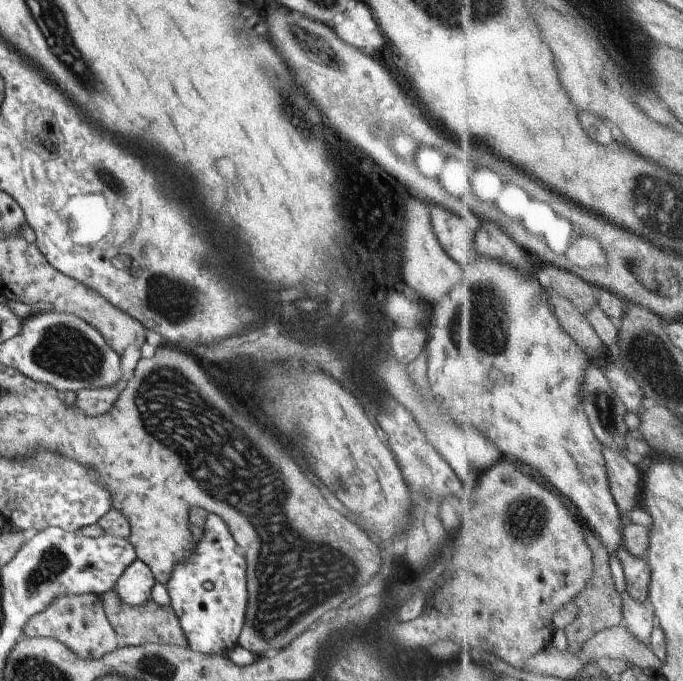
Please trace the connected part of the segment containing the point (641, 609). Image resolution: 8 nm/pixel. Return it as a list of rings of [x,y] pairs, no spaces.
[[[628,591],[622,594],[622,600],[624,603],[624,625],[637,640],[650,646],[657,625],[653,609],[649,604],[641,604],[639,600],[635,600]]]

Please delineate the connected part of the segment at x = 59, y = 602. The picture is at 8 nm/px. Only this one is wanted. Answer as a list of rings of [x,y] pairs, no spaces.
[[[62,595],[40,613],[33,615],[22,628],[25,637],[57,639],[82,659],[100,659],[115,650],[115,633],[105,618],[97,595]]]

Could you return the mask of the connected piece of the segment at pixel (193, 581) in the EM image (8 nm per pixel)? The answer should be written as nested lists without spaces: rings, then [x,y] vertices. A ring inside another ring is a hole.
[[[206,513],[201,531],[199,540],[192,542],[190,557],[172,566],[166,582],[169,606],[177,617],[187,647],[202,655],[227,655],[237,646],[245,620],[246,560],[218,516]]]

